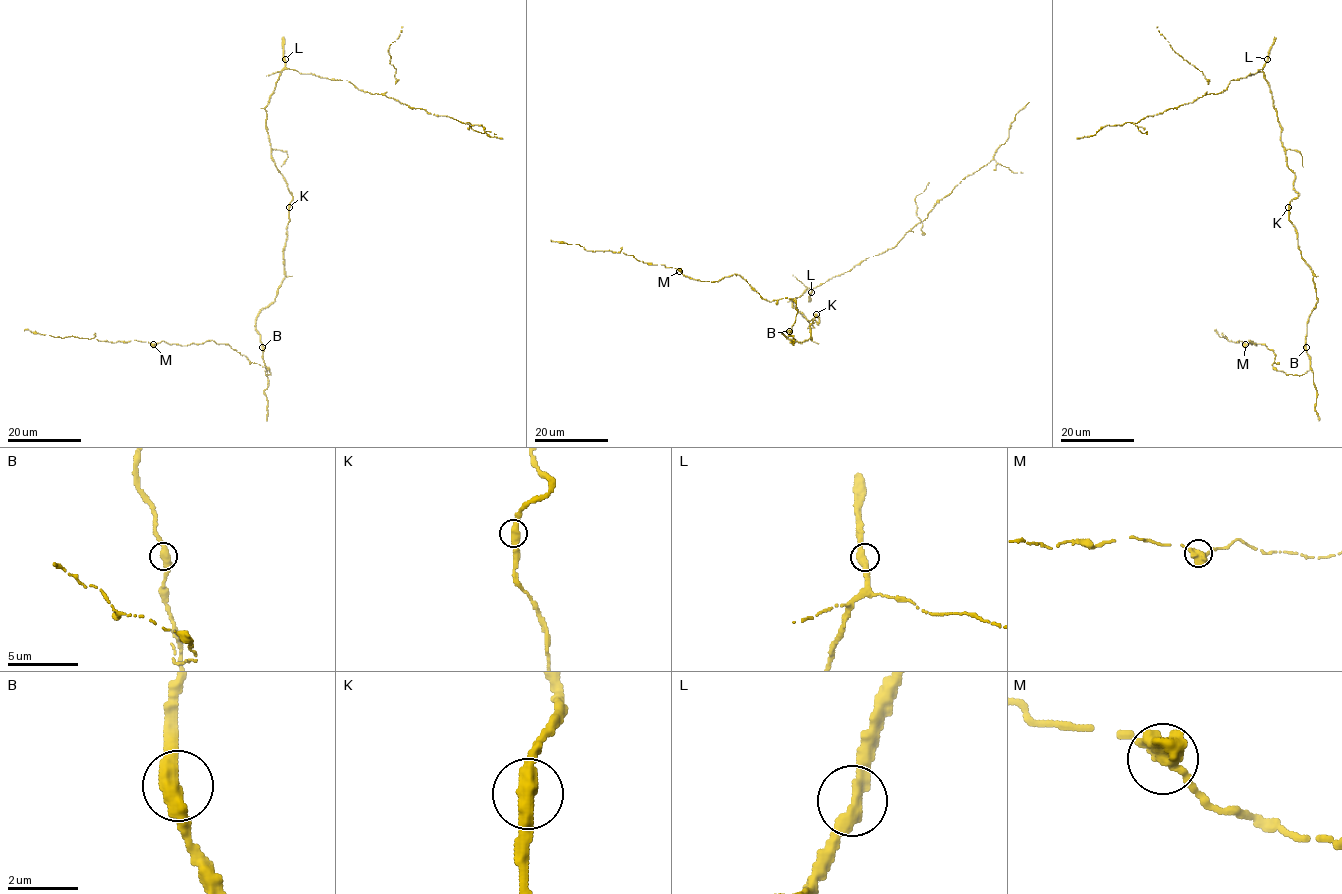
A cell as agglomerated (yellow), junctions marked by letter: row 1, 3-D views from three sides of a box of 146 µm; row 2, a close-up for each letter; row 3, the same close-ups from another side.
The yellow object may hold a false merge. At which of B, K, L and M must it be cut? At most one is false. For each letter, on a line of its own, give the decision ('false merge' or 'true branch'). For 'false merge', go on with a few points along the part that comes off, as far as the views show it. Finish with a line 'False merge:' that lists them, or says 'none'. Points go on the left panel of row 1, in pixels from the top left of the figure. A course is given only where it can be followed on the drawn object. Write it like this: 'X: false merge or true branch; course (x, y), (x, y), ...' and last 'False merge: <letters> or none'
B: true branch
K: true branch
L: true branch
M: true branch
False merge: none

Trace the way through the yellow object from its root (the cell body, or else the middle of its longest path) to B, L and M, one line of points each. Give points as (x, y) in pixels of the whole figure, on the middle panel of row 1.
B: (816, 316), (810, 326), (811, 339), (793, 342), (782, 333), (789, 331)
L: (816, 316), (818, 323), (814, 318), (808, 320), (792, 301), (808, 288), (811, 292)
M: (816, 316), (811, 339), (793, 342), (782, 333), (793, 335), (792, 299), (767, 301), (739, 275), (679, 271)

